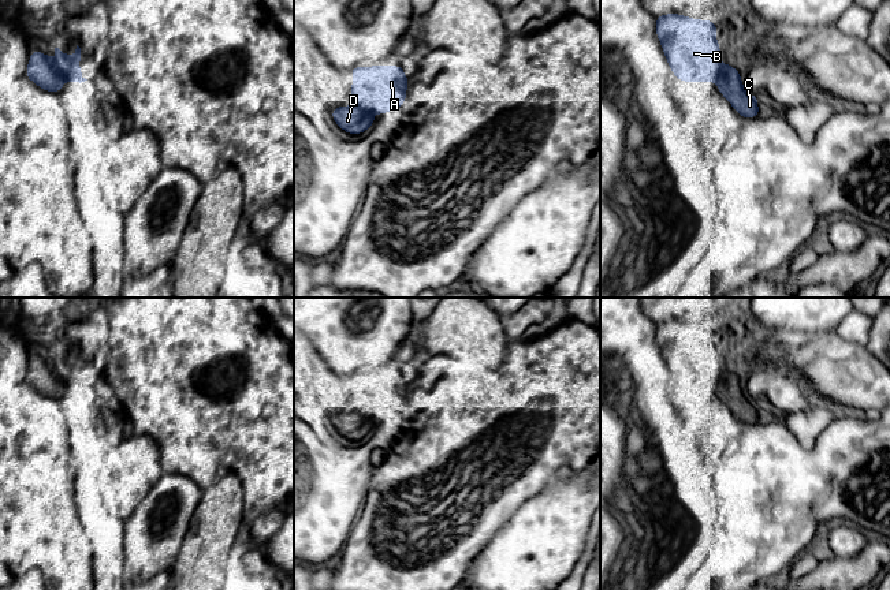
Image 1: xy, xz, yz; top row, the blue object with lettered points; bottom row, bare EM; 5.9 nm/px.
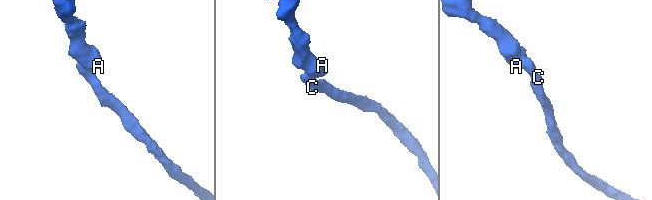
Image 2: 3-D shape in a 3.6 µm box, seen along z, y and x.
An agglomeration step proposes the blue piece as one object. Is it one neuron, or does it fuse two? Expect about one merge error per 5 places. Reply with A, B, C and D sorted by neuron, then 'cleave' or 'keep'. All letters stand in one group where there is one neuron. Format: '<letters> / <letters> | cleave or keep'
A B / C D | cleave

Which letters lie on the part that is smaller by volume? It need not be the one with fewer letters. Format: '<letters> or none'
C, D

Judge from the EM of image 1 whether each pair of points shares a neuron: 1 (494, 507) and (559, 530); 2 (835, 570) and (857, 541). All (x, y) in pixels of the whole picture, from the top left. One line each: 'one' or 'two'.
1: two
2: two

